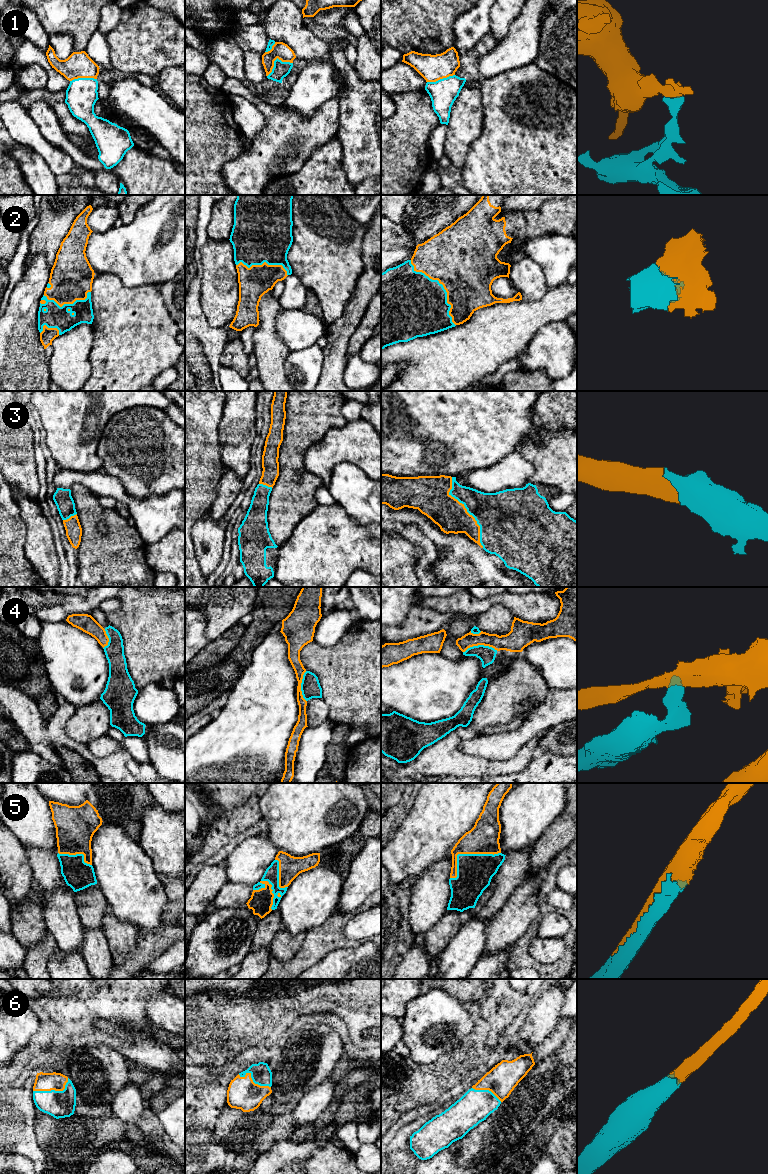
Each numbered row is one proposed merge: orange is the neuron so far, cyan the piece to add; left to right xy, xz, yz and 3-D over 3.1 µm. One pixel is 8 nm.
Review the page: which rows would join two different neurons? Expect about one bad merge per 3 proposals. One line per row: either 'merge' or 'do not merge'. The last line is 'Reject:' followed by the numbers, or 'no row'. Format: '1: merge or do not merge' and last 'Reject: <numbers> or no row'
1: do not merge
2: merge
3: merge
4: do not merge
5: merge
6: merge
Reject: 1, 4

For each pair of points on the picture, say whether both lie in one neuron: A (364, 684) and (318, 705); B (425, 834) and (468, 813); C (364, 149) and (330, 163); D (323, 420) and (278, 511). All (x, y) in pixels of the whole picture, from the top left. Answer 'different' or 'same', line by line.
A: different
B: same
C: different
D: same

